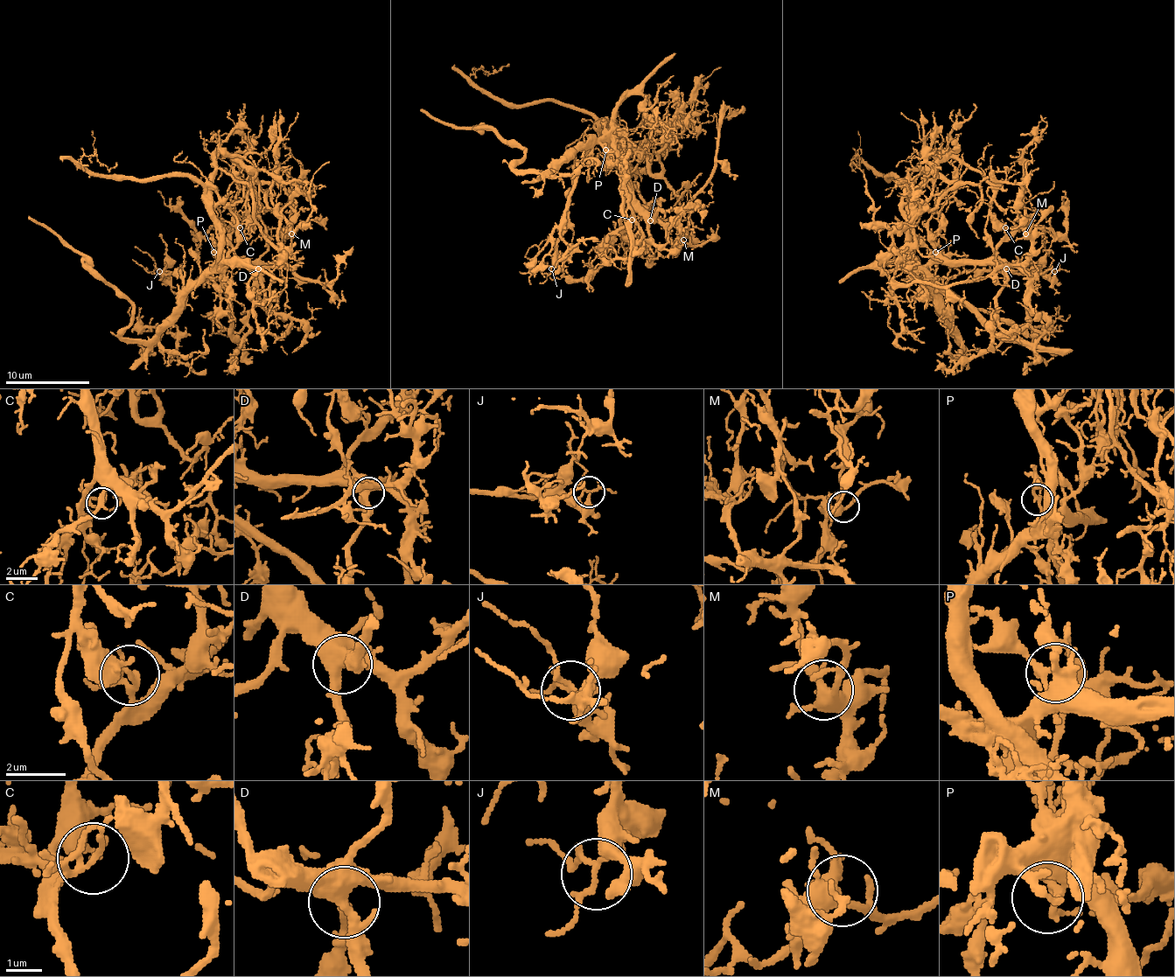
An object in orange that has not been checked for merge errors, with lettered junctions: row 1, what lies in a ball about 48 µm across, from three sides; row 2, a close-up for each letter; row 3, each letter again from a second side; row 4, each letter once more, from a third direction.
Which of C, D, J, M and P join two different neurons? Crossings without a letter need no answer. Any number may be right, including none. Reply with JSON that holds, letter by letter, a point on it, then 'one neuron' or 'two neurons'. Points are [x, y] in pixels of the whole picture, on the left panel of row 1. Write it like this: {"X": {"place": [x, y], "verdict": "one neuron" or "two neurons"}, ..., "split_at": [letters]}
{"C": {"place": [240, 227], "verdict": "two neurons"}, "D": {"place": [258, 268], "verdict": "one neuron"}, "J": {"place": [159, 271], "verdict": "one neuron"}, "M": {"place": [291, 233], "verdict": "one neuron"}, "P": {"place": [213, 252], "verdict": "one neuron"}, "split_at": ["C"]}

